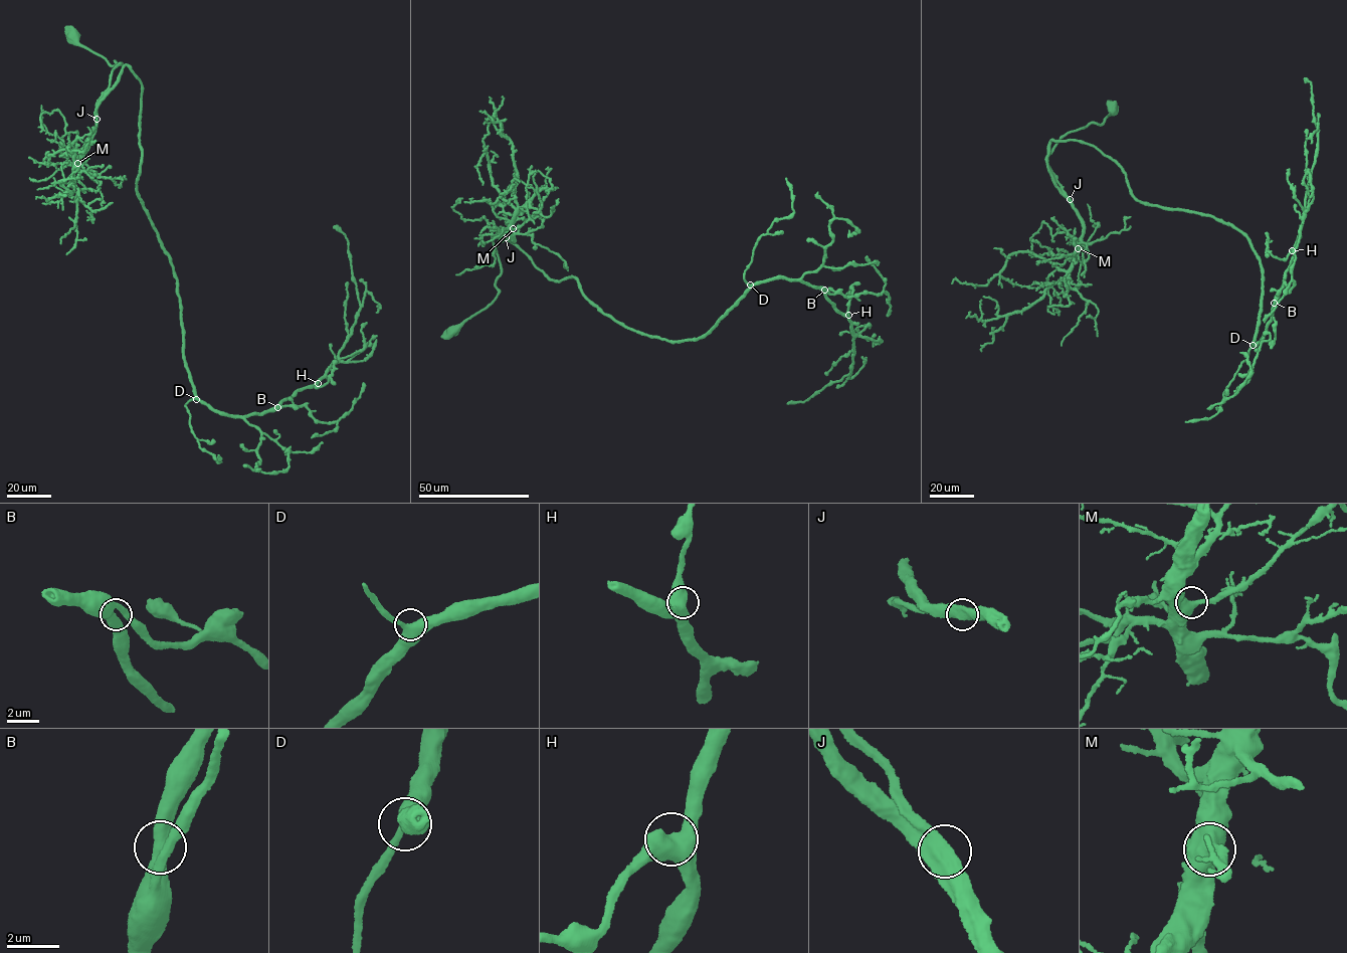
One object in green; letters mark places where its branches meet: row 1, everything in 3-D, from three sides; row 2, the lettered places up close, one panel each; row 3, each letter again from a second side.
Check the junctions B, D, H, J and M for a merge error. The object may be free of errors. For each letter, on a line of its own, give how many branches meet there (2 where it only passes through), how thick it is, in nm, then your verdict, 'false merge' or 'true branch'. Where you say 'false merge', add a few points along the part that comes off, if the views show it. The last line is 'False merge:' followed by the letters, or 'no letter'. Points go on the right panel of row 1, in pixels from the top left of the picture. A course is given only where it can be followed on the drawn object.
B: branches 2; calibre 480 nm; true branch
D: branches 2; calibre 550 nm; true branch
H: branches 2; calibre 600 nm; true branch
J: branches 2; calibre 600 nm; true branch
M: branches 2; calibre 550 nm; true branch
False merge: no letter

